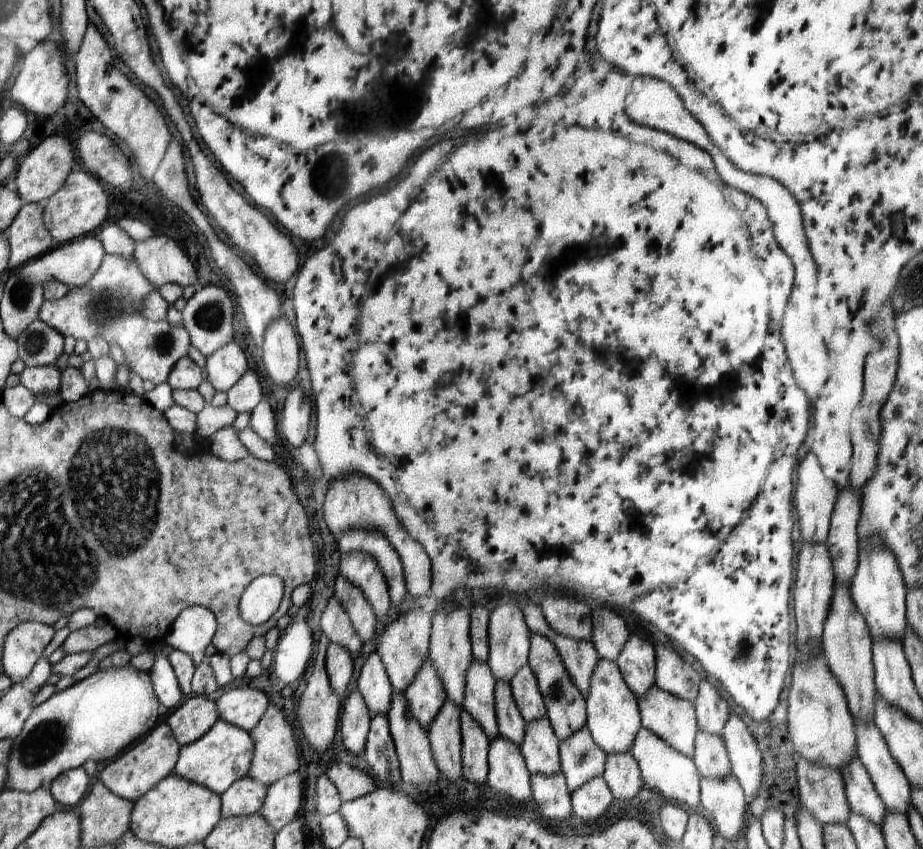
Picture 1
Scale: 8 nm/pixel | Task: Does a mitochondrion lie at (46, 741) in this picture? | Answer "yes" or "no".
yes

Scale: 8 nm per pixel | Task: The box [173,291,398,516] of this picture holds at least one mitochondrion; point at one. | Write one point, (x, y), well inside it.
(210, 316)

